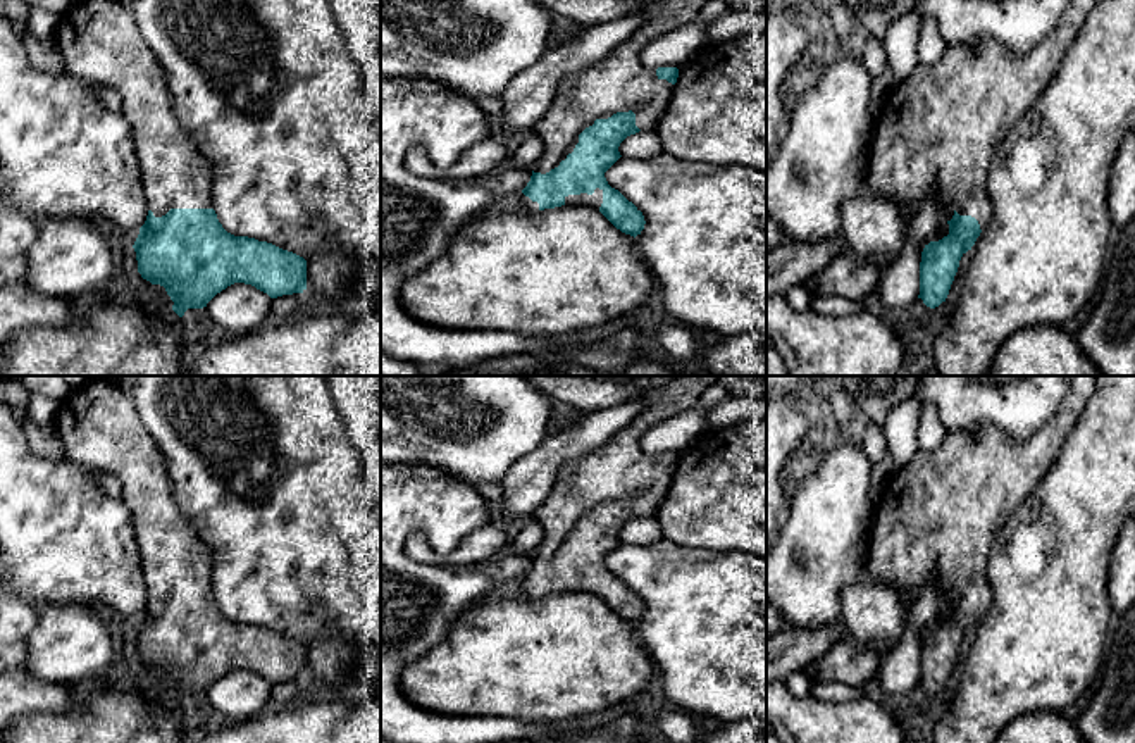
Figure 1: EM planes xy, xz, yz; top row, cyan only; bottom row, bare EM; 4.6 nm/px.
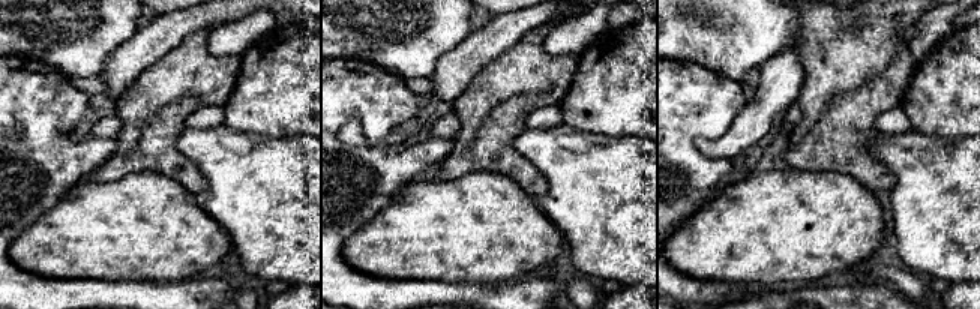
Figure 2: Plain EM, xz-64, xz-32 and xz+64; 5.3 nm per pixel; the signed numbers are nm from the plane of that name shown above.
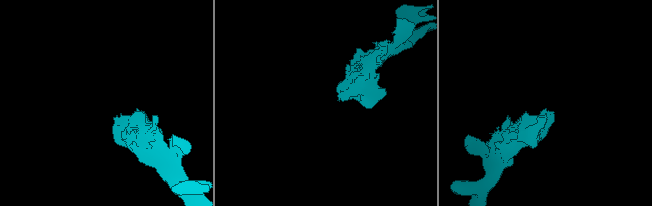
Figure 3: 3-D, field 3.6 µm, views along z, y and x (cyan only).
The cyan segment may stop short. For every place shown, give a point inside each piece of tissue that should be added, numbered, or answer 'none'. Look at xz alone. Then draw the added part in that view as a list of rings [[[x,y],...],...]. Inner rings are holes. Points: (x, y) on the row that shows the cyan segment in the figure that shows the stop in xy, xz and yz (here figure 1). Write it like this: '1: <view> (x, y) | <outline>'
1: xz (620, 81) | [[[658,0],[642,5],[637,14],[644,22],[630,38],[601,60],[565,78],[548,112],[532,128],[543,143],[532,171],[546,174],[558,167],[586,128],[617,112],[632,110],[641,131],[654,131],[675,84],[644,66],[641,52],[653,40],[694,21],[706,2]]]

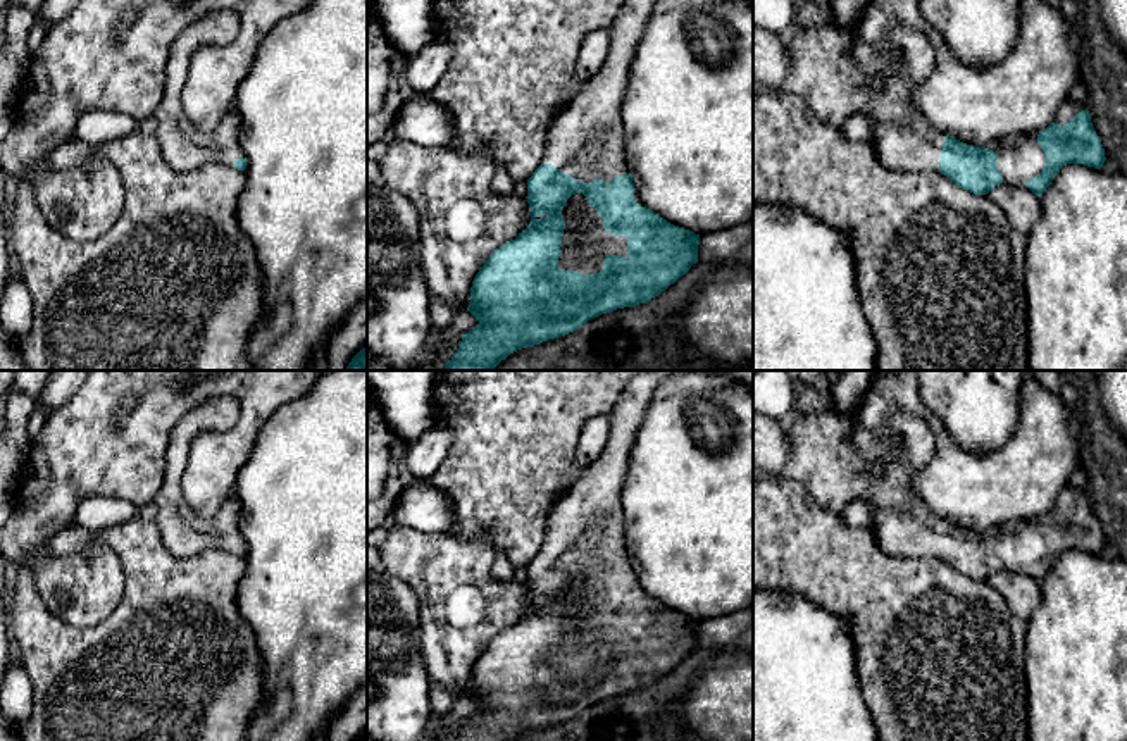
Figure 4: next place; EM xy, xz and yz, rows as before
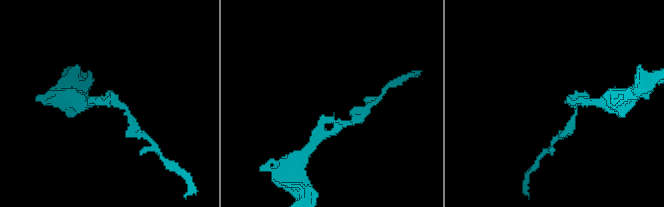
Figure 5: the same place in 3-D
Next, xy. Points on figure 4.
1: xy (183, 147) | [[[215,10],[191,22],[171,47],[164,97],[153,115],[162,159],[174,171],[193,171],[207,164],[233,167],[245,159],[240,145],[240,121],[226,115],[214,131],[196,129],[183,112],[181,91],[188,78],[190,60],[198,47],[229,45],[240,33],[240,17],[233,10]]]

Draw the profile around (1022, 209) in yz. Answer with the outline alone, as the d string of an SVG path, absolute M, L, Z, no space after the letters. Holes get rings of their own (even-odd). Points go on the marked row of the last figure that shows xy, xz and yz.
M1001 183L987 196L1003 210L1008 222L1025 236L1041 217L1041 196L1034 195L1027 186Z

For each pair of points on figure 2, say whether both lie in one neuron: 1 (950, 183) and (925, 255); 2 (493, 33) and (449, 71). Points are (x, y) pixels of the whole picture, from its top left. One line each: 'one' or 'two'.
1: one
2: one

